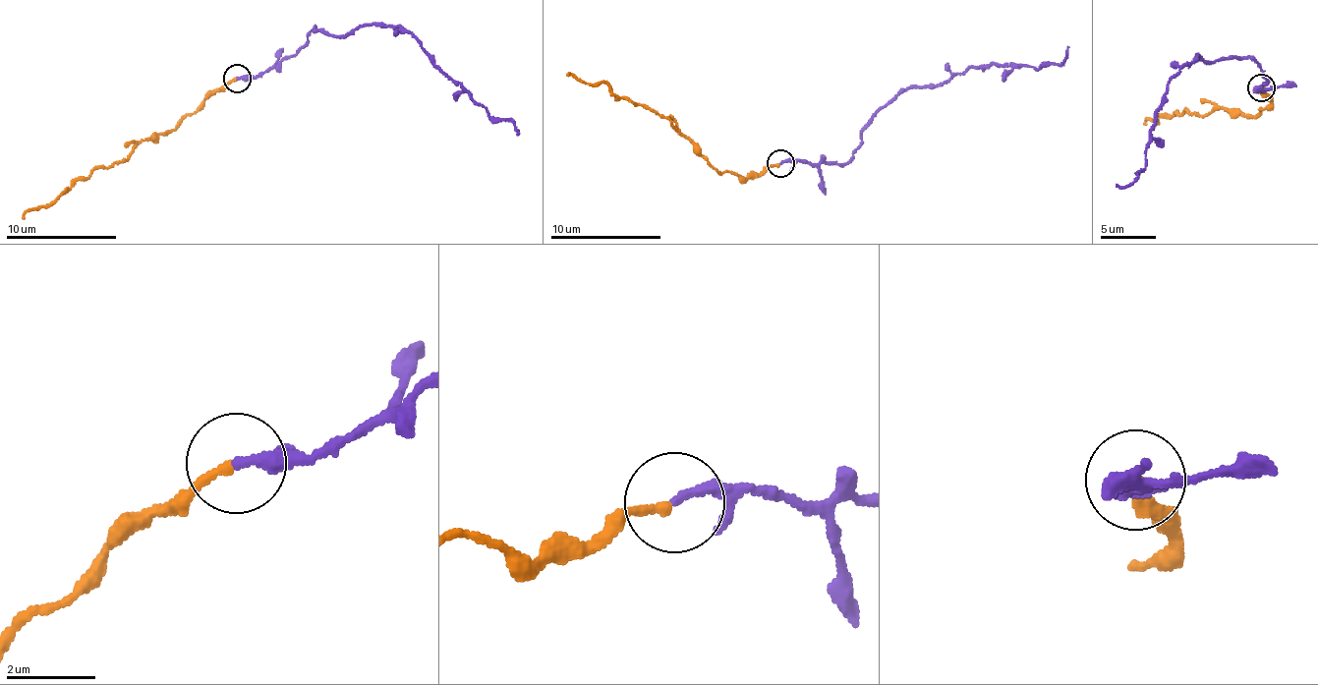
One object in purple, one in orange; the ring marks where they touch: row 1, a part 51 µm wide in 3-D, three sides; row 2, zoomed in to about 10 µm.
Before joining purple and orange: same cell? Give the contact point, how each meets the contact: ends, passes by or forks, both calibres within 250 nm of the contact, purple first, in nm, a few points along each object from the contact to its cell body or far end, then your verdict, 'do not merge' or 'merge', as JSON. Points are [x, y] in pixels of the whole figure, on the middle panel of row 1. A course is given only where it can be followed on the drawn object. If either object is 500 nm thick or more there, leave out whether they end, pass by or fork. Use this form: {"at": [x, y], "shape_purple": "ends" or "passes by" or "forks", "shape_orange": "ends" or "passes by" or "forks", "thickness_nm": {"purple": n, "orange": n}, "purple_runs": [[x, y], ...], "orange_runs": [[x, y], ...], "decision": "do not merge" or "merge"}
{"at": [780, 163], "shape_purple": "ends", "shape_orange": "ends", "thickness_nm": {"purple": 240, "orange": 240}, "purple_runs": [[780, 164], [845, 163], [861, 129], [902, 91], [936, 87], [969, 67], [1064, 62], [1069, 46]], "orange_runs": [[778, 164], [744, 178], [715, 169], [670, 120], [620, 97], [602, 83], [578, 80], [569, 72]], "decision": "do not merge"}

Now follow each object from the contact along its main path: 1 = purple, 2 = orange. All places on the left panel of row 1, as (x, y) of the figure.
1: (237, 79), (276, 68), (315, 28), (340, 36), (361, 26), (386, 26), (407, 30), (488, 113), (520, 133)
2: (235, 79), (173, 128), (144, 139), (127, 158), (76, 179), (58, 198), (33, 207), (25, 218)

